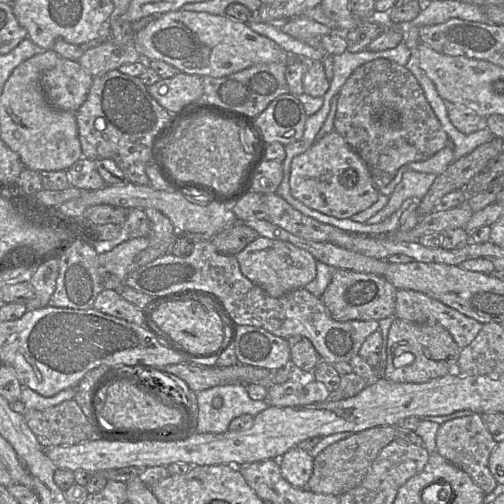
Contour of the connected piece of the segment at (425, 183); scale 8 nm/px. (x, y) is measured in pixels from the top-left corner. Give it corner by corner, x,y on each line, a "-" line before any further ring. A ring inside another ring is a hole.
411,170
404,172
400,183
389,196
387,204
378,213
369,218
366,224
374,225
385,221
408,198
421,200
430,189
436,176
435,174
420,173

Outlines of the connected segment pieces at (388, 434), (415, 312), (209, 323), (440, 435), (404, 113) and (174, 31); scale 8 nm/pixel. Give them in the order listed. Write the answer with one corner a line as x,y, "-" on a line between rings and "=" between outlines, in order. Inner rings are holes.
381,426
353,433
335,442
313,458
313,472
306,489
313,493
340,495
357,487
366,477
380,451
396,438
394,426
=
414,290
397,291
394,316
412,323
440,325
451,334
460,349
467,347
476,338
483,327
483,324
477,320
=
193,297
180,301
163,303
152,314
154,322
170,338
183,348
199,353
209,354
219,350
227,340
227,329
223,316
217,304
208,298
=
481,414
455,418
440,424
436,435
436,450
447,461
466,472
472,480
483,490
490,494
498,483
489,469
489,457
497,442
487,429
=
387,59
363,64
346,80
338,96
334,130
365,162
378,191
400,167
429,159
446,147
448,140
414,75
=
182,9
155,17
135,34
134,46
145,61
163,61
174,66
179,72
201,77
219,78
256,64
287,64
291,60
291,55
282,47
254,32
247,23
226,15

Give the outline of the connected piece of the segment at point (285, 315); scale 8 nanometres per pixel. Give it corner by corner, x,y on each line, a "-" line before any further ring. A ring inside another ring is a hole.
198,238
189,256
178,257
168,252
132,272
126,286
152,296
183,289
202,289
215,293
238,326
256,326
284,339
303,336
311,341
321,358
329,363
349,362
359,354
366,338
379,330
376,320
334,320
320,298
309,291
297,289
281,297
268,295
246,278
240,270
236,255
219,252
211,238

